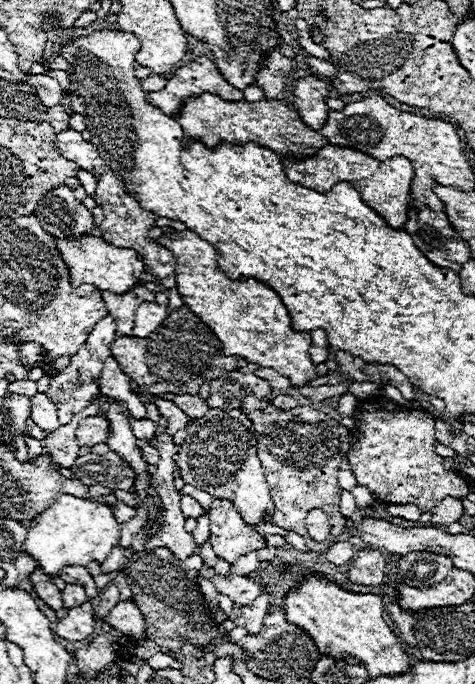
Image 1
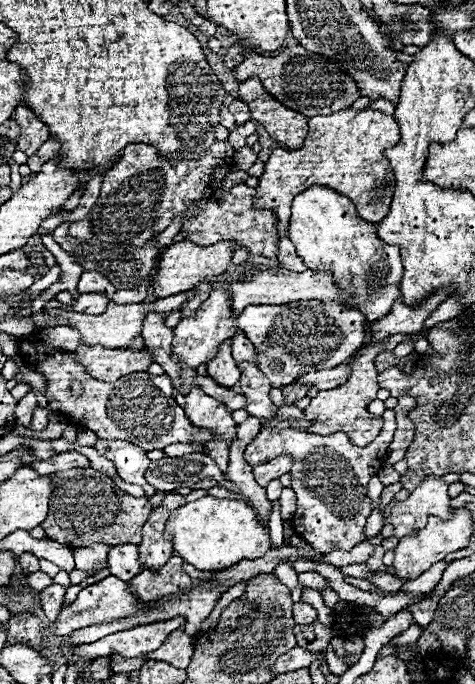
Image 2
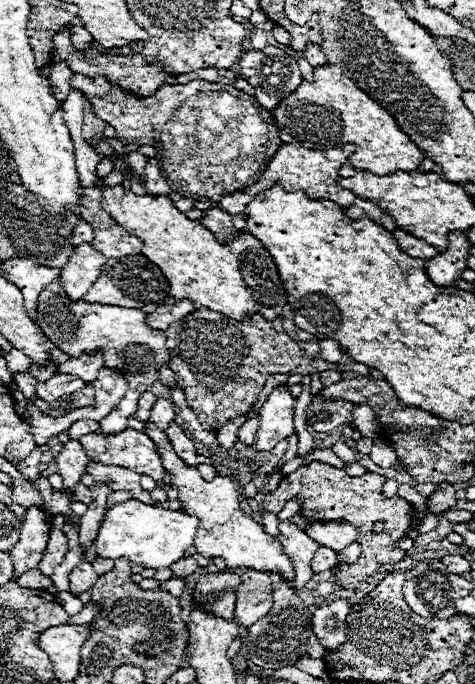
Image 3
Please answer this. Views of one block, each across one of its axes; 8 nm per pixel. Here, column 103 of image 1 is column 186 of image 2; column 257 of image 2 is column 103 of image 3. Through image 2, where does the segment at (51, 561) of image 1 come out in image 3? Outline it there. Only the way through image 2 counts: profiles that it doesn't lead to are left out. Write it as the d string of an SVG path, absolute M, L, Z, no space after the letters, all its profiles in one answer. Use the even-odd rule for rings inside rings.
M130 498L106 510L96 538L96 552L100 558L110 558L110 560L126 558L144 568L160 570L168 568L170 564L178 562L184 556L186 548L192 546L194 542L196 528L198 528L198 518L194 516L142 504Z

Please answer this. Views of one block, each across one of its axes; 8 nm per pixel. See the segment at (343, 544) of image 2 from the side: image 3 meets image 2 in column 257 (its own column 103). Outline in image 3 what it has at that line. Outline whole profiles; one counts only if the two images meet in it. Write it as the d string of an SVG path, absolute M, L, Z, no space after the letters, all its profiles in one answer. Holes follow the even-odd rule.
M124 430L116 436L102 434L86 434L80 438L86 456L104 466L122 466L134 470L138 474L148 474L154 480L162 480L164 468L156 444L138 430Z

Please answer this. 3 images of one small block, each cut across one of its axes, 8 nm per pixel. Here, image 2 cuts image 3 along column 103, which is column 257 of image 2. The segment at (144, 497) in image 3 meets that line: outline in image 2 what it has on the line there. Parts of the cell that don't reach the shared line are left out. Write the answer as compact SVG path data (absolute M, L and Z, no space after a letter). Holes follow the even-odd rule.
M278 456L278 458L270 460L270 462L254 466L254 478L262 488L266 488L272 478L280 478L282 474L286 474L290 470L290 466L292 466L290 456Z

